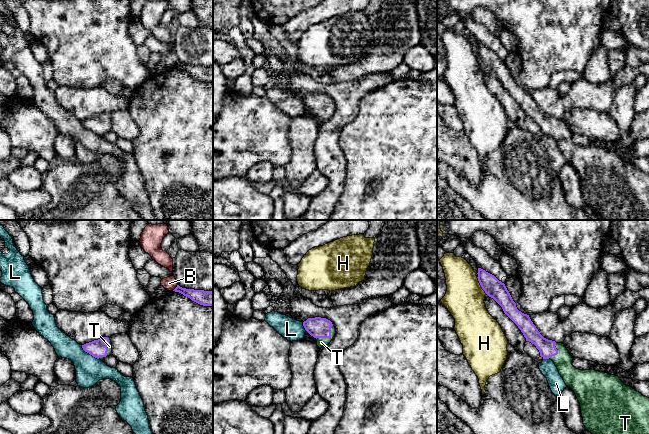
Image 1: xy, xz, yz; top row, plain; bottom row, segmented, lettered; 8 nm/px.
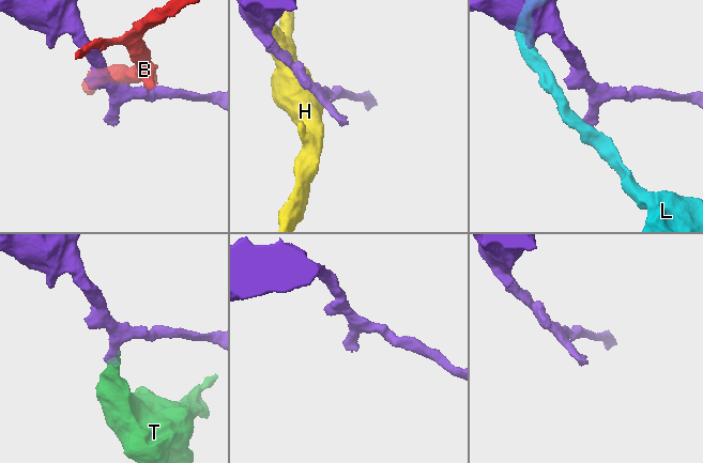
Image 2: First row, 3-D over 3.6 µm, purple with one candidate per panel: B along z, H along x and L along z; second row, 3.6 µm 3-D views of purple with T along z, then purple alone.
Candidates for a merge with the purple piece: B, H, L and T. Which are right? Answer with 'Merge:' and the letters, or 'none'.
Merge: T

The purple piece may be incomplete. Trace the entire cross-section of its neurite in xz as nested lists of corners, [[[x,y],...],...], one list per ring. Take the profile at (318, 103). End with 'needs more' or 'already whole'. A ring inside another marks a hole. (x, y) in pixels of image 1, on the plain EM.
[[[308,94],[303,98],[303,102],[316,115],[319,124],[328,121],[336,109],[332,98],[326,94]]] | needs more

